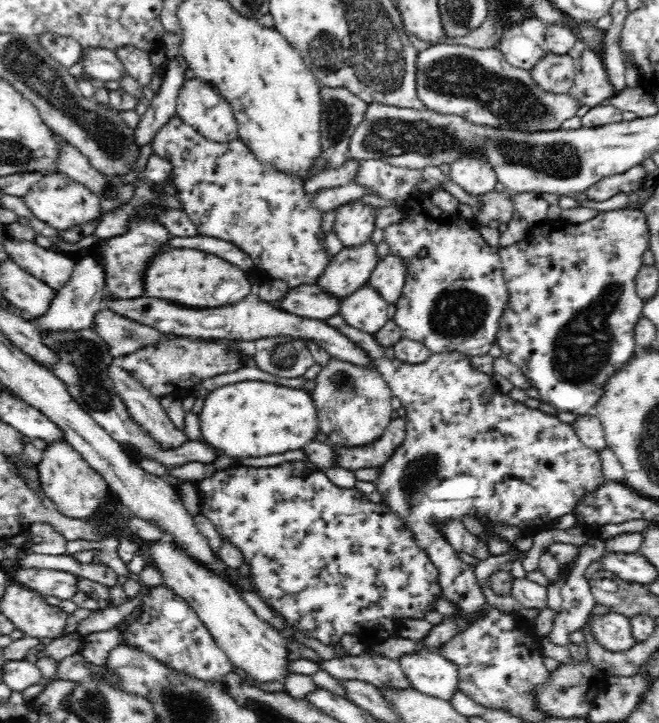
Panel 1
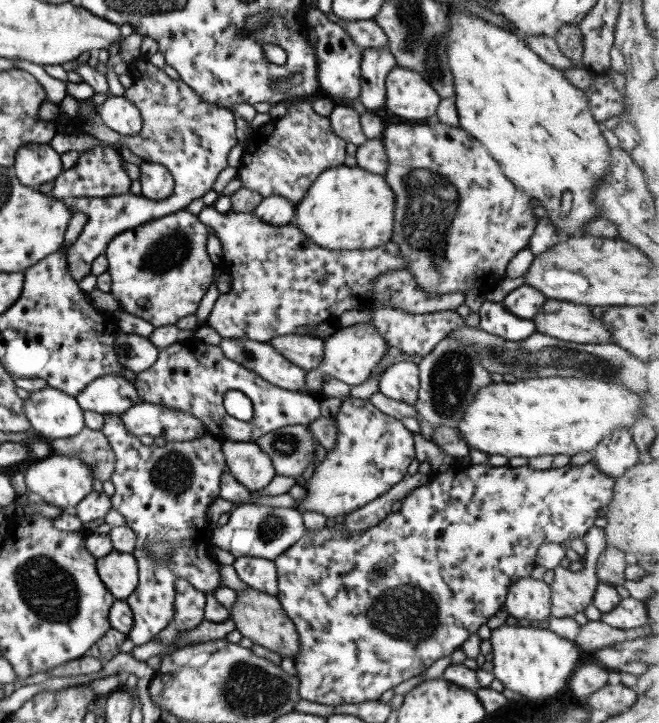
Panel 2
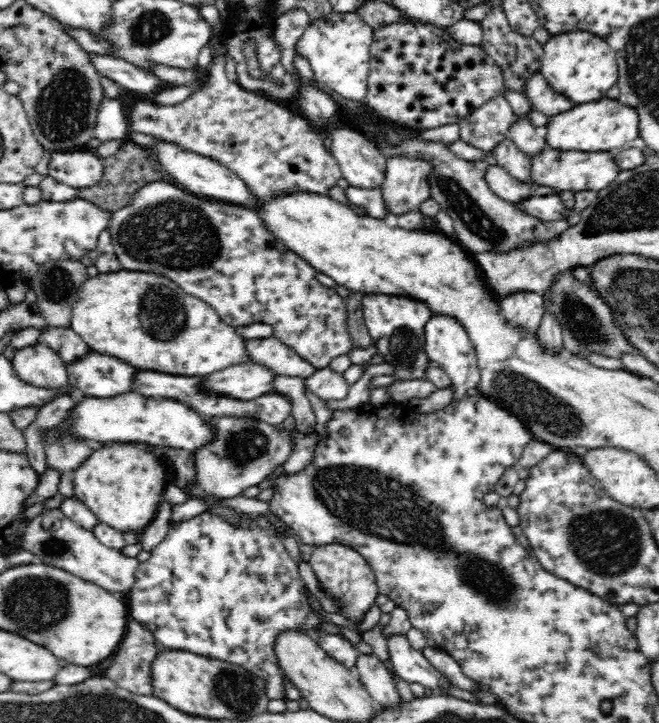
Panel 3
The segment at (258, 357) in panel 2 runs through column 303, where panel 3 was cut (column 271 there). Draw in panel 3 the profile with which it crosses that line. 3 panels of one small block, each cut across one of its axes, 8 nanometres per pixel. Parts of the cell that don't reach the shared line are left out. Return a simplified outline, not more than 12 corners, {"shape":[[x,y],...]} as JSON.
{"shape":[[244,362],[205,377],[204,396],[248,402],[272,392],[274,375]]}

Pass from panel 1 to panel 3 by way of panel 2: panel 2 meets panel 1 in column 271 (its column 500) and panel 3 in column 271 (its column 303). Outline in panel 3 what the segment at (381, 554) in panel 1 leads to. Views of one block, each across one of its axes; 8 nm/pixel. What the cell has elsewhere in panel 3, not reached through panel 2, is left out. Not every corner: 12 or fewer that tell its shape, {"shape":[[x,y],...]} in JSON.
{"shape":[[255,518],[173,522],[128,612],[286,701],[284,632],[326,632]]}

